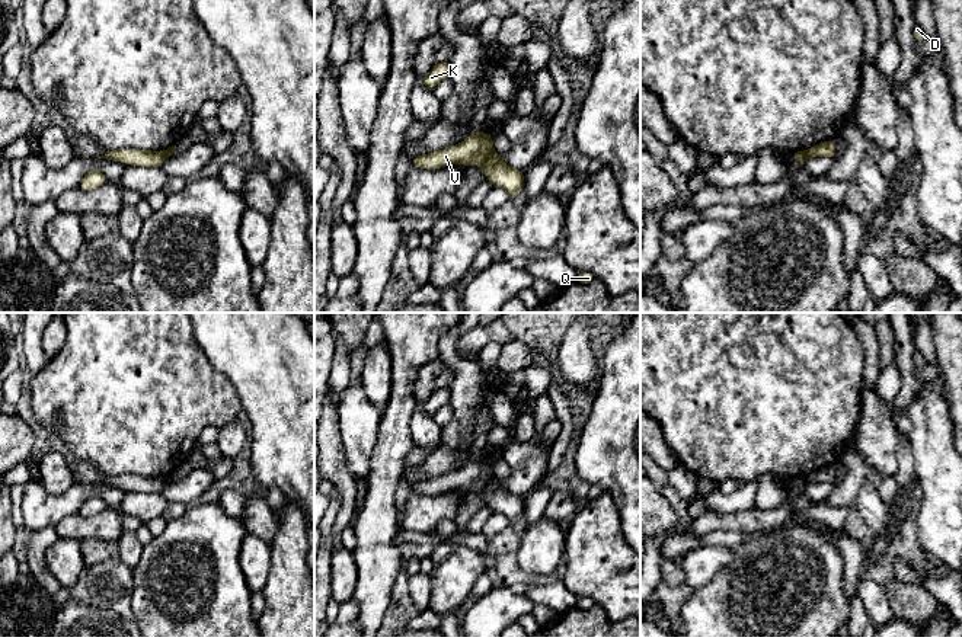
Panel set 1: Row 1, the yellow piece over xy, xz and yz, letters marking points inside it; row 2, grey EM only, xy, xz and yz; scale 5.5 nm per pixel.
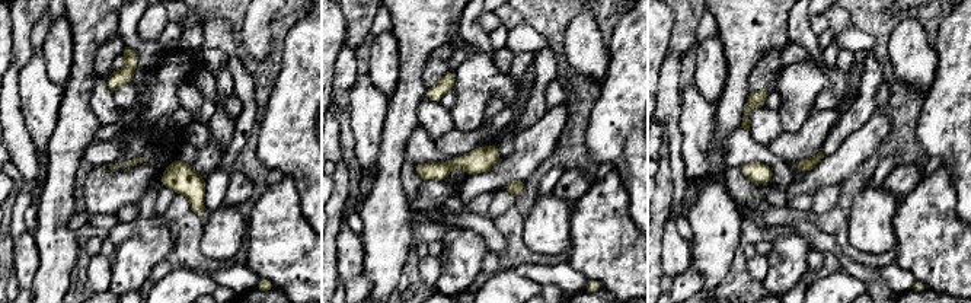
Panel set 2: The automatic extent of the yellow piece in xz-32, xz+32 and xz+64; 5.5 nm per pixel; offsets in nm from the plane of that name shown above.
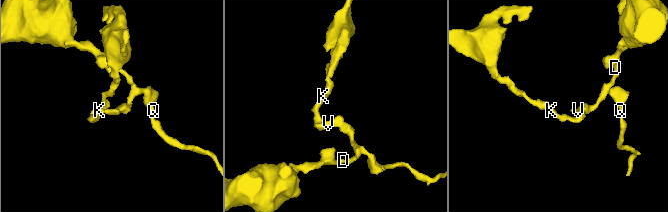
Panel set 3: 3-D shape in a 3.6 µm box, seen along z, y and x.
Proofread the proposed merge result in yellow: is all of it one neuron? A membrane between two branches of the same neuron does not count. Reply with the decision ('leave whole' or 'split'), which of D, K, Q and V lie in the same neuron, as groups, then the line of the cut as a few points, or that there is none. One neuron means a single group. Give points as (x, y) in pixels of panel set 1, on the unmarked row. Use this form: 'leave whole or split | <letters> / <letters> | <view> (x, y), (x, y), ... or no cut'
split | D Q / K V | xz (494, 477), (480, 490)

